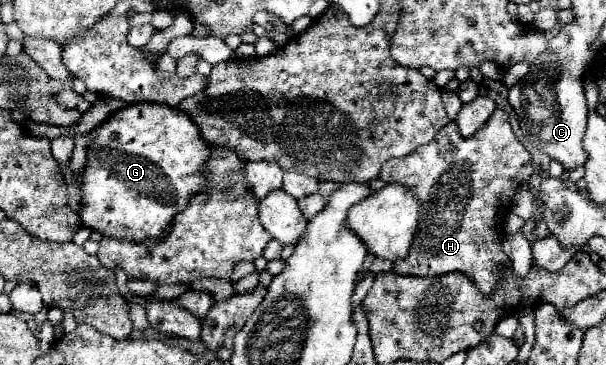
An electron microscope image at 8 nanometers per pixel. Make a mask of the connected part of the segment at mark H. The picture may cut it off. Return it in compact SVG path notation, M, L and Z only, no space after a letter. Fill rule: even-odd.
M501 108L493 112L481 132L469 138L463 138L457 132L455 122L449 122L429 144L417 148L417 152L383 164L379 178L387 184L397 182L405 186L413 196L417 196L421 204L421 220L417 226L417 236L413 238L413 244L409 248L409 256L405 260L393 262L393 272L399 276L441 276L449 272L461 272L473 280L481 296L491 296L497 288L503 286L505 270L511 268L511 260L501 248L501 242L505 238L503 224L513 208L513 196L517 188L527 182L531 174L531 154L513 134L507 114Z

